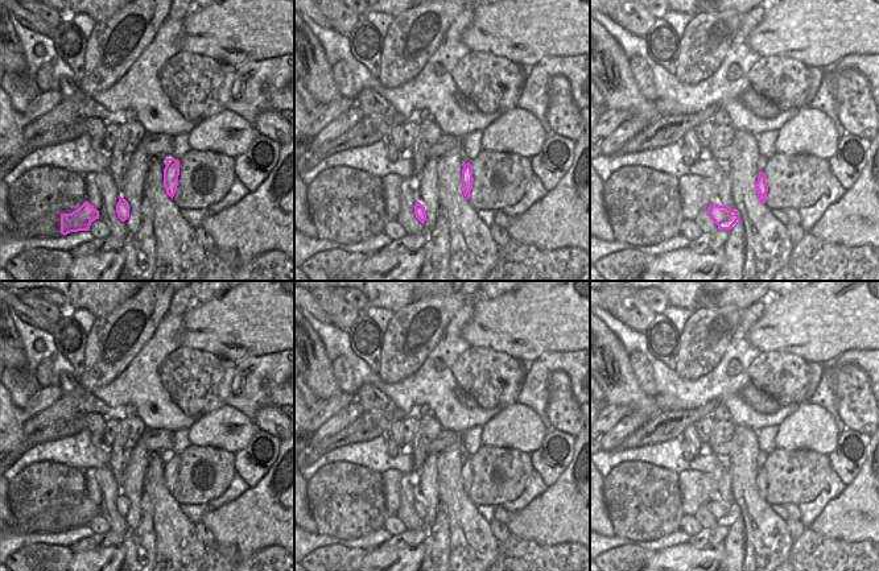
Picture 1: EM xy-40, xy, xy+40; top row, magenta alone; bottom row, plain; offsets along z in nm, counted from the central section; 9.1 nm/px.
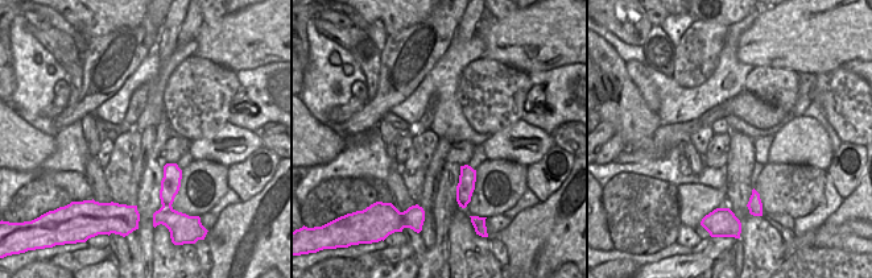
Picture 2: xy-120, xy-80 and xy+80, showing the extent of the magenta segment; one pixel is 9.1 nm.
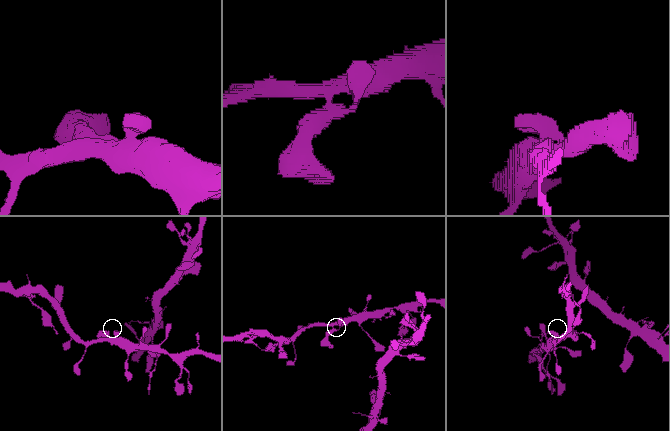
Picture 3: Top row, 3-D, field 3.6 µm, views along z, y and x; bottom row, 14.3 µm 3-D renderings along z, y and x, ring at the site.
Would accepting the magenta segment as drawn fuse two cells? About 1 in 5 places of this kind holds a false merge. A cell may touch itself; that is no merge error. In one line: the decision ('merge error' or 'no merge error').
no merge error

